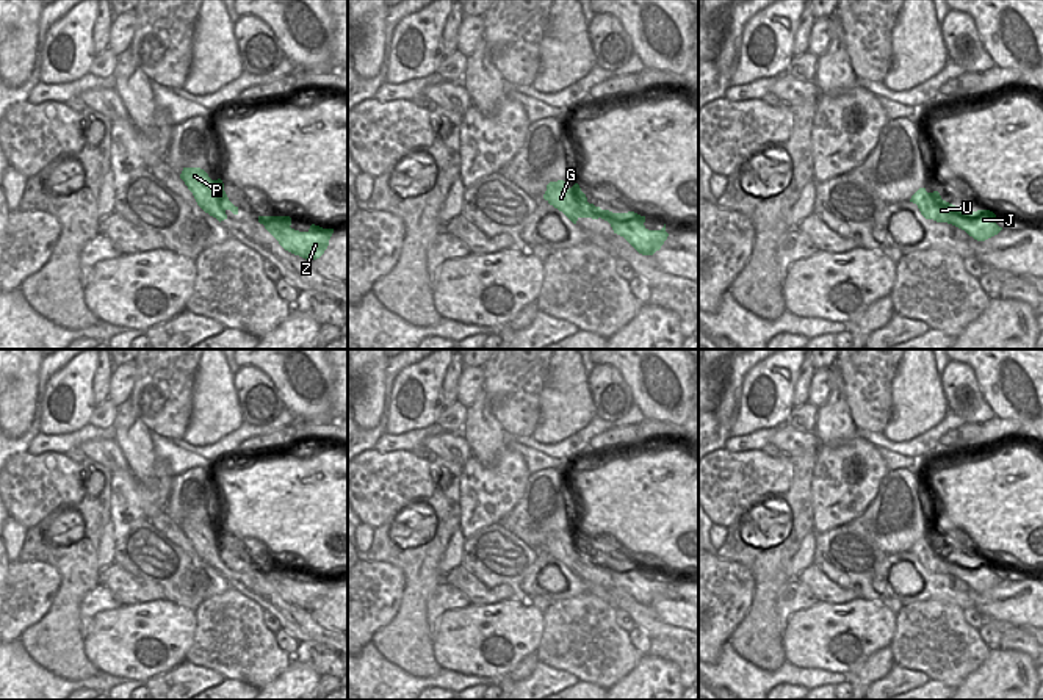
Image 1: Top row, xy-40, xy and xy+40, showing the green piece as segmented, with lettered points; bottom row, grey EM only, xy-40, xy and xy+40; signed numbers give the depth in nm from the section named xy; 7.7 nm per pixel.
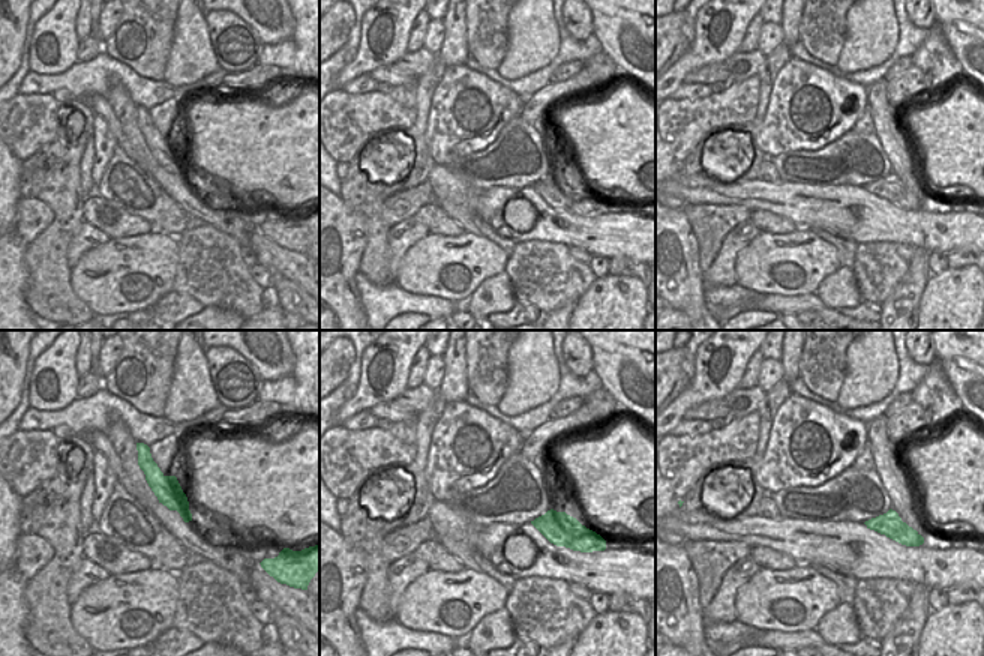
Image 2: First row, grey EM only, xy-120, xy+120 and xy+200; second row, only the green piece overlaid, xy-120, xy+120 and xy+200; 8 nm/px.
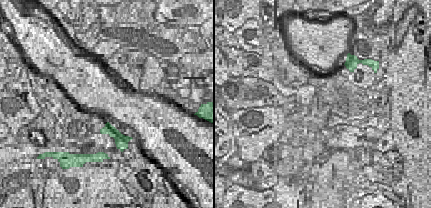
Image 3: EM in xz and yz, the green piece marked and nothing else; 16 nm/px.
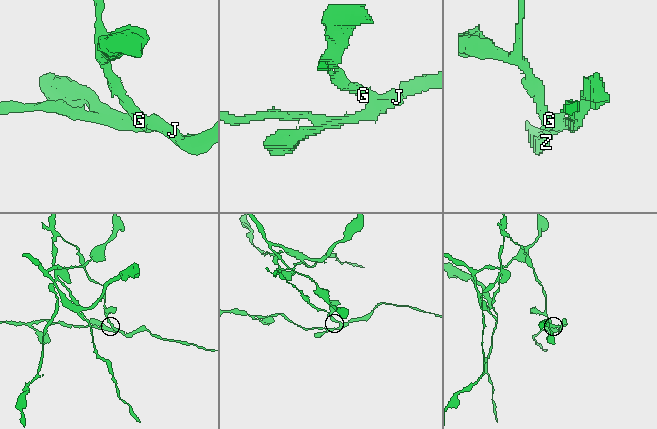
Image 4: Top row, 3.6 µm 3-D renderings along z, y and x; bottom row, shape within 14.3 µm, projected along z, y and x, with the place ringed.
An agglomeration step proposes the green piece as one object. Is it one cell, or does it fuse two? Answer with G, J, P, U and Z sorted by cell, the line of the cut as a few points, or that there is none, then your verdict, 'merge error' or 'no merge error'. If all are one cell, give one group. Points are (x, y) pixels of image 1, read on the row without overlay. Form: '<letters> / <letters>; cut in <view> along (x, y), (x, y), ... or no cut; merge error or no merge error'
G P / J U Z; cut in xy along (570, 539), (570, 553), (581, 567); merge error

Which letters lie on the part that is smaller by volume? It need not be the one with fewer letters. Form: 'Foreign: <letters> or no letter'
Foreign: J, U, Z

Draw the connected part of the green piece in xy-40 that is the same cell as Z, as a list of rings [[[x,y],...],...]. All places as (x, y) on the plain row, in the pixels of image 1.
[[[258,567],[258,573],[279,592],[279,595],[309,612],[319,609],[329,597],[334,579],[312,575],[307,583],[291,579],[290,567]]]

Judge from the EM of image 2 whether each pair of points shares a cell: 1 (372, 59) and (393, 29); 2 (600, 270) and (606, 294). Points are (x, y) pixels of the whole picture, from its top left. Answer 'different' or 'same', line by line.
1: same
2: different

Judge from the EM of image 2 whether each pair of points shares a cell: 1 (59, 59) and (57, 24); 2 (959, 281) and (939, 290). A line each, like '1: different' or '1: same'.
1: same
2: same

